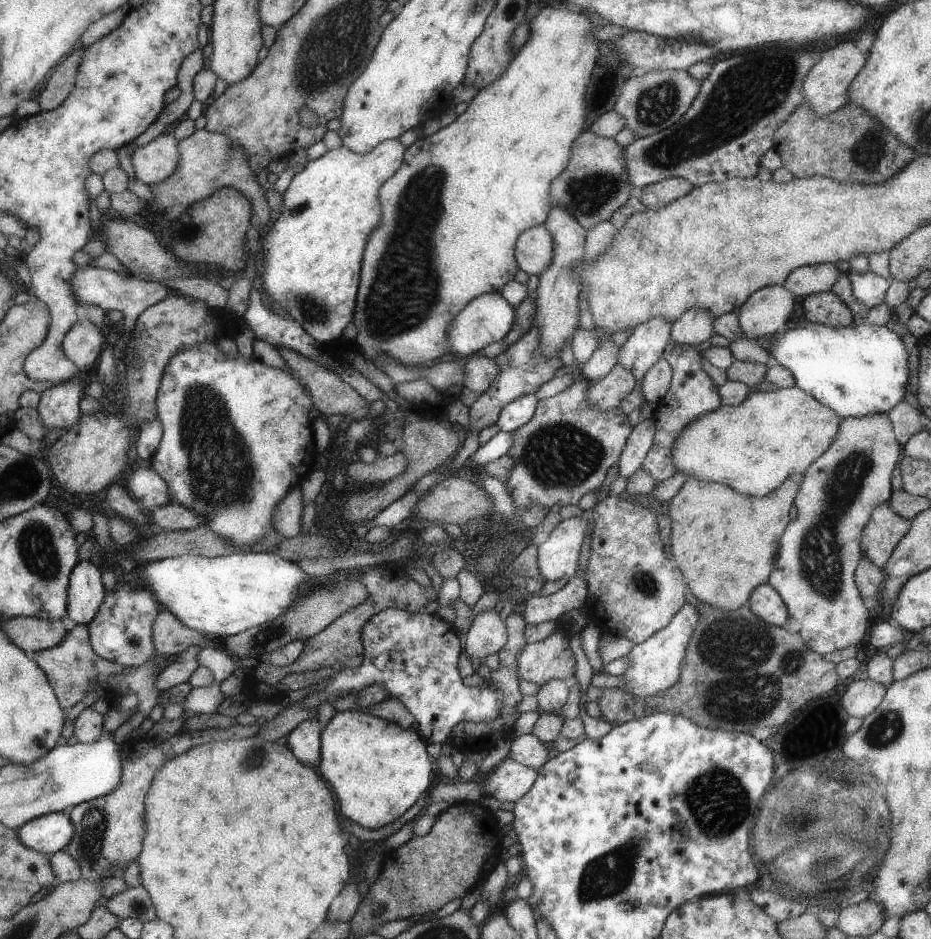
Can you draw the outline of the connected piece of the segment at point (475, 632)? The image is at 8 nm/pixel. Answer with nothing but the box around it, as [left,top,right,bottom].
[461,608,506,661]

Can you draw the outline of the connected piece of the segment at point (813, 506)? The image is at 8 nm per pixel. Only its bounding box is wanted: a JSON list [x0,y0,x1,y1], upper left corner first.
[767,413,903,656]

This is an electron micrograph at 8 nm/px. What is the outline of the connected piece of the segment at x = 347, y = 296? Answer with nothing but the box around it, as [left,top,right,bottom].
[260,139,407,344]

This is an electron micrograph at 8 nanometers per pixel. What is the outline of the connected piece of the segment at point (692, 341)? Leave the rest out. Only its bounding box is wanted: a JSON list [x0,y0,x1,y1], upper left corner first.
[670,308,715,345]

